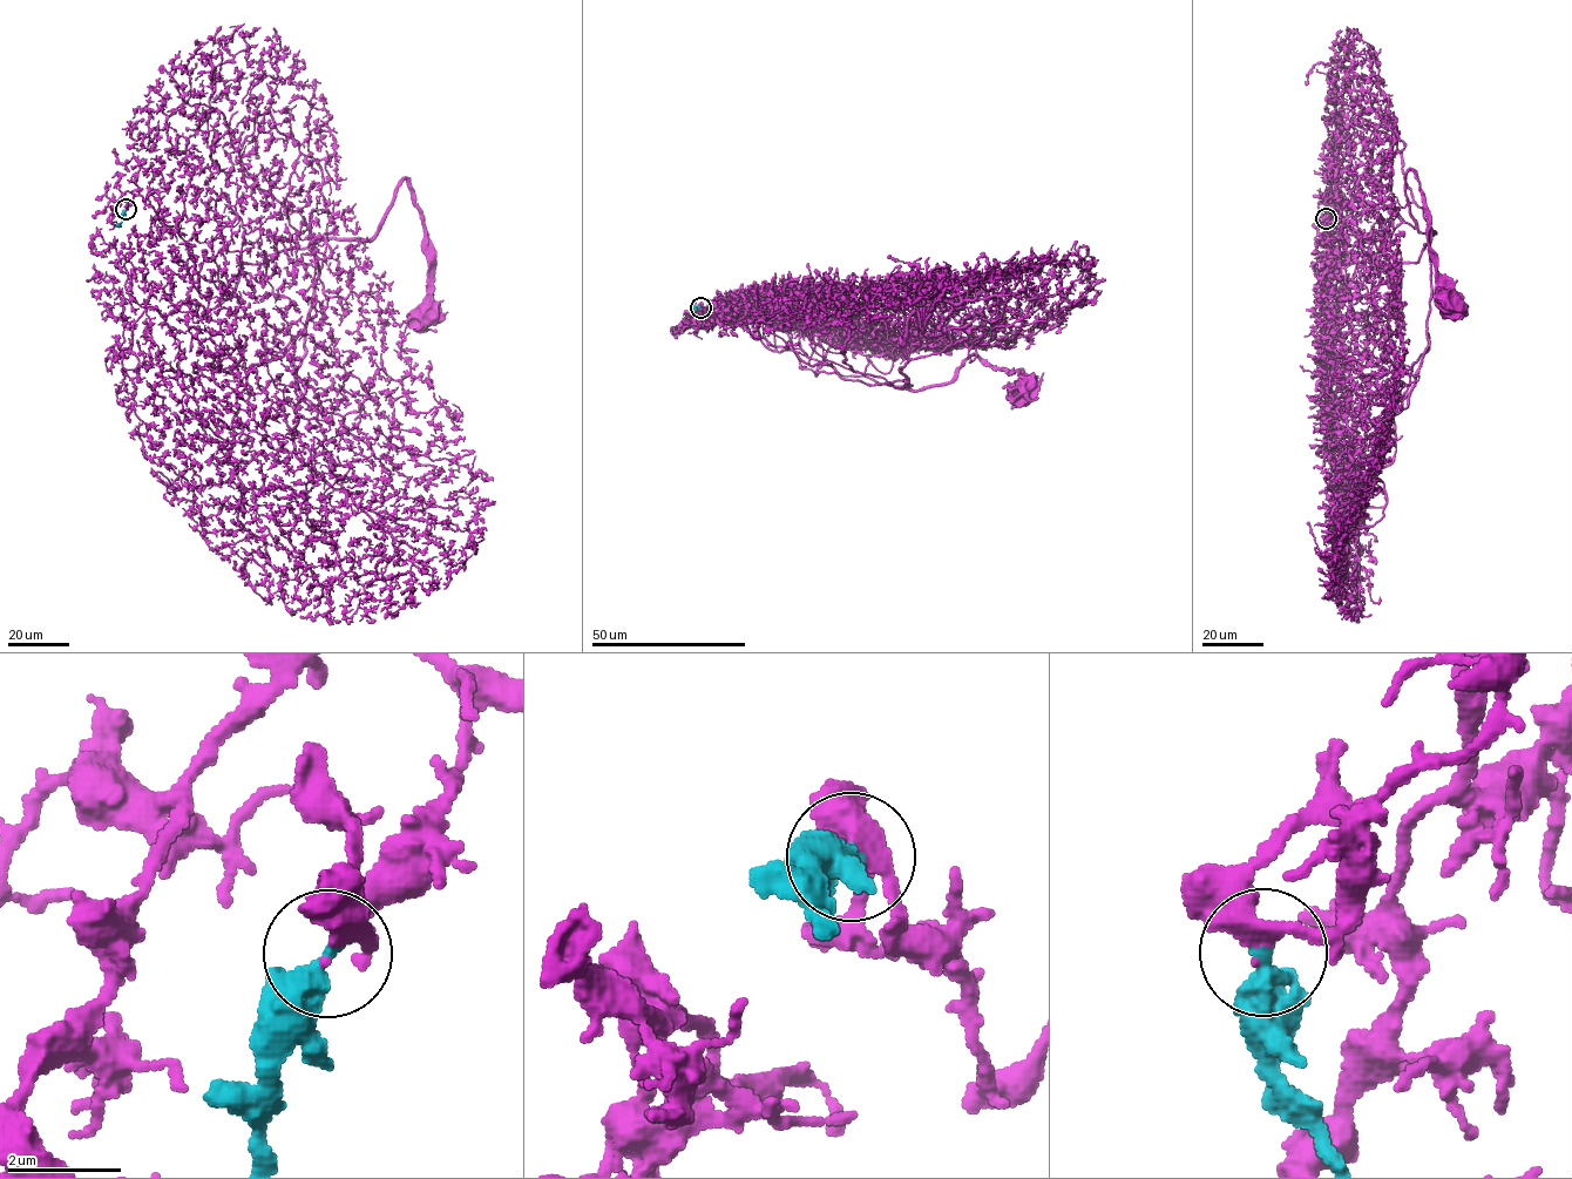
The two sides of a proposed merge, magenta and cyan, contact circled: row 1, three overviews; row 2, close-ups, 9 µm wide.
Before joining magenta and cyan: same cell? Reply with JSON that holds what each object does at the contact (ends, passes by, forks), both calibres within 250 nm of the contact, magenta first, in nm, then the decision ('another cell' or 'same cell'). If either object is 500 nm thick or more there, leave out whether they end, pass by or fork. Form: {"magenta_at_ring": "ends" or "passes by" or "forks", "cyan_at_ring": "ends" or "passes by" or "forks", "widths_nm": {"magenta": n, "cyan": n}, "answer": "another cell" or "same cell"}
{"magenta_at_ring": "passes by", "cyan_at_ring": "ends", "widths_nm": {"magenta": 320, "cyan": 360}, "answer": "same cell"}

